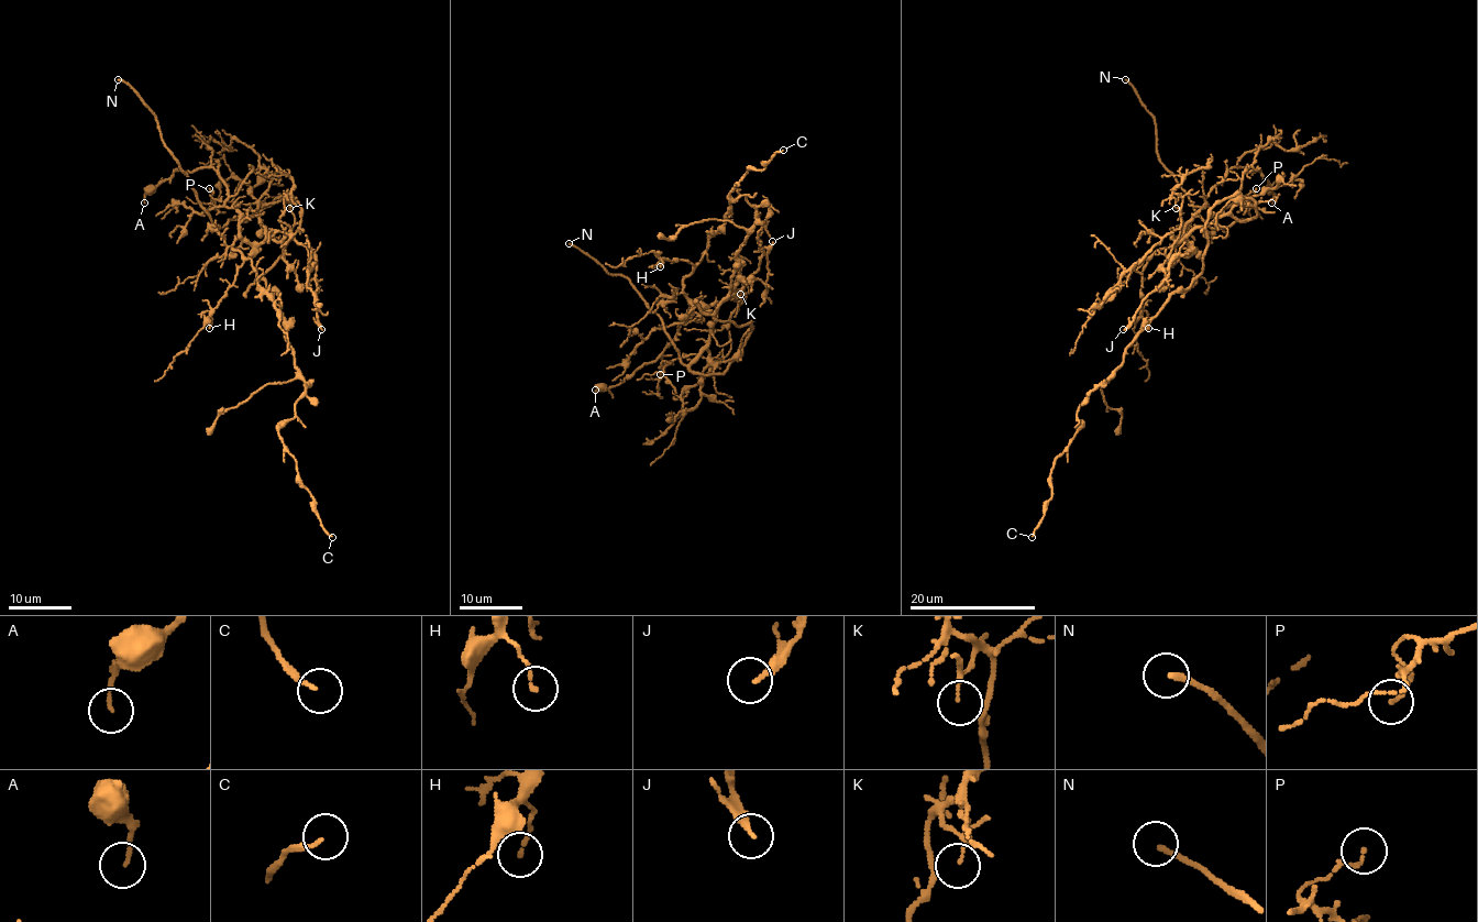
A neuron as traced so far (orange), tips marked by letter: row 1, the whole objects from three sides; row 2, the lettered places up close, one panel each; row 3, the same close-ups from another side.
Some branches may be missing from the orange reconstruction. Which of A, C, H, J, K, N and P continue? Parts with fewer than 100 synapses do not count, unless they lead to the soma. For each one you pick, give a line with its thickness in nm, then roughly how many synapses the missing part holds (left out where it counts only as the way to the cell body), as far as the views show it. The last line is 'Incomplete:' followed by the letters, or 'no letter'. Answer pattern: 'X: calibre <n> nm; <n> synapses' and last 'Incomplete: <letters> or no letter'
N: calibre 180 nm
Incomplete: N

